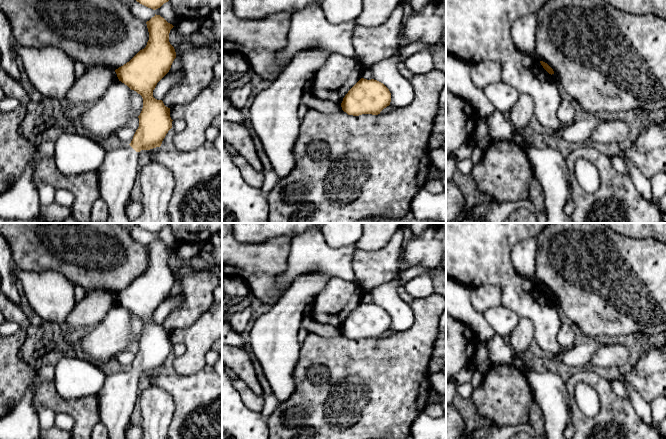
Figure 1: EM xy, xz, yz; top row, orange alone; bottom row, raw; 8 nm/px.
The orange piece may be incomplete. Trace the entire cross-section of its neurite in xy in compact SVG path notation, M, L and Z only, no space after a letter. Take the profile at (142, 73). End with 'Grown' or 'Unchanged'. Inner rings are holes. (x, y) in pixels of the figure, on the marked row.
M156 14L146 24L149 32L146 47L115 70L119 81L142 96L143 108L131 143L107 152L96 171L100 198L108 207L105 223L130 223L125 208L139 172L138 153L160 147L172 128L170 108L153 97L153 90L176 58L175 49L169 42L169 33L174 26Z. Grown

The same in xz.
M361 78L345 95L341 107L348 115L378 115L390 102L391 93L383 83Z. Unchanged

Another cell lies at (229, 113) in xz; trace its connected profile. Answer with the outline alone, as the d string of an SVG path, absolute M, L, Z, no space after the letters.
M228 96L224 97L222 99L222 121L243 124L244 119L242 111L234 107Z

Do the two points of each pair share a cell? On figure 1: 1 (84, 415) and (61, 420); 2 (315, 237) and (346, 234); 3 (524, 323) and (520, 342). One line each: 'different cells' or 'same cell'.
1: different cells
2: different cells
3: same cell

